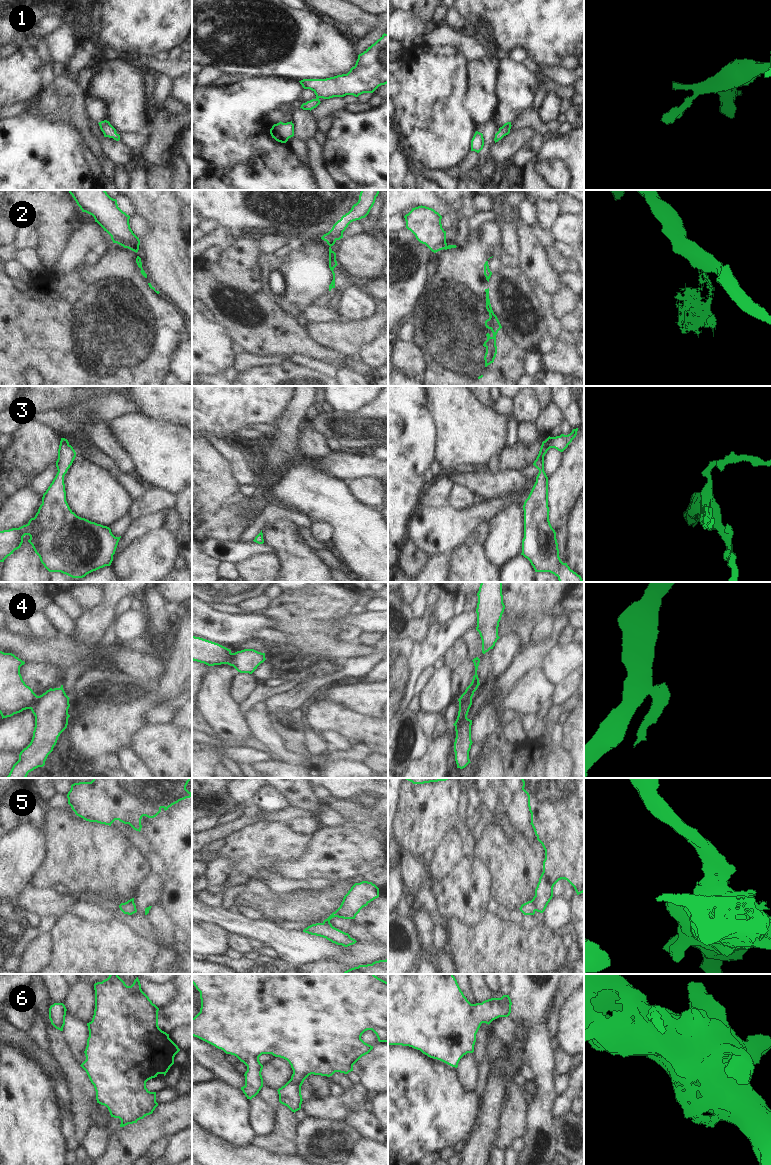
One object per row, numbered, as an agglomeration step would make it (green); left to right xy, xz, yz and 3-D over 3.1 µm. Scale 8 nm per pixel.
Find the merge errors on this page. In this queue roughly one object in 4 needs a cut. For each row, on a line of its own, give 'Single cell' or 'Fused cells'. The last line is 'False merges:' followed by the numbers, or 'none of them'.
1: Single cell
2: Fused cells
3: Single cell
4: Fused cells
5: Fused cells
6: Single cell
False merges: 2, 4, 5.

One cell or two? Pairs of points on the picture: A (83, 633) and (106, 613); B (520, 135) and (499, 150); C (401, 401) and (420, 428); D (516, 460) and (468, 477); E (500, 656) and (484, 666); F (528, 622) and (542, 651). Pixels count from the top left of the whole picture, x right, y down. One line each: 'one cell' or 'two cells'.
A: one cell
B: one cell
C: one cell
D: two cells
E: two cells
F: two cells

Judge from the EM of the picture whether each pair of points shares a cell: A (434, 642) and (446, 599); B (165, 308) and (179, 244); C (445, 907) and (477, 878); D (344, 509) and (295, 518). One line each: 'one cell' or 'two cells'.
A: two cells
B: two cells
C: one cell
D: two cells

